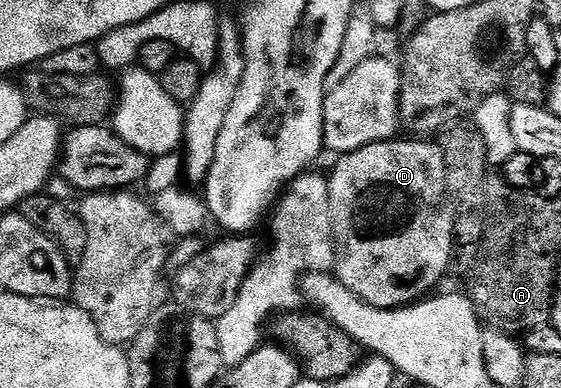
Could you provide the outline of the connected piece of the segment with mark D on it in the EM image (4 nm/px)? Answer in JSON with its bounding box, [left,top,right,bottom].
[327,139,457,309]

